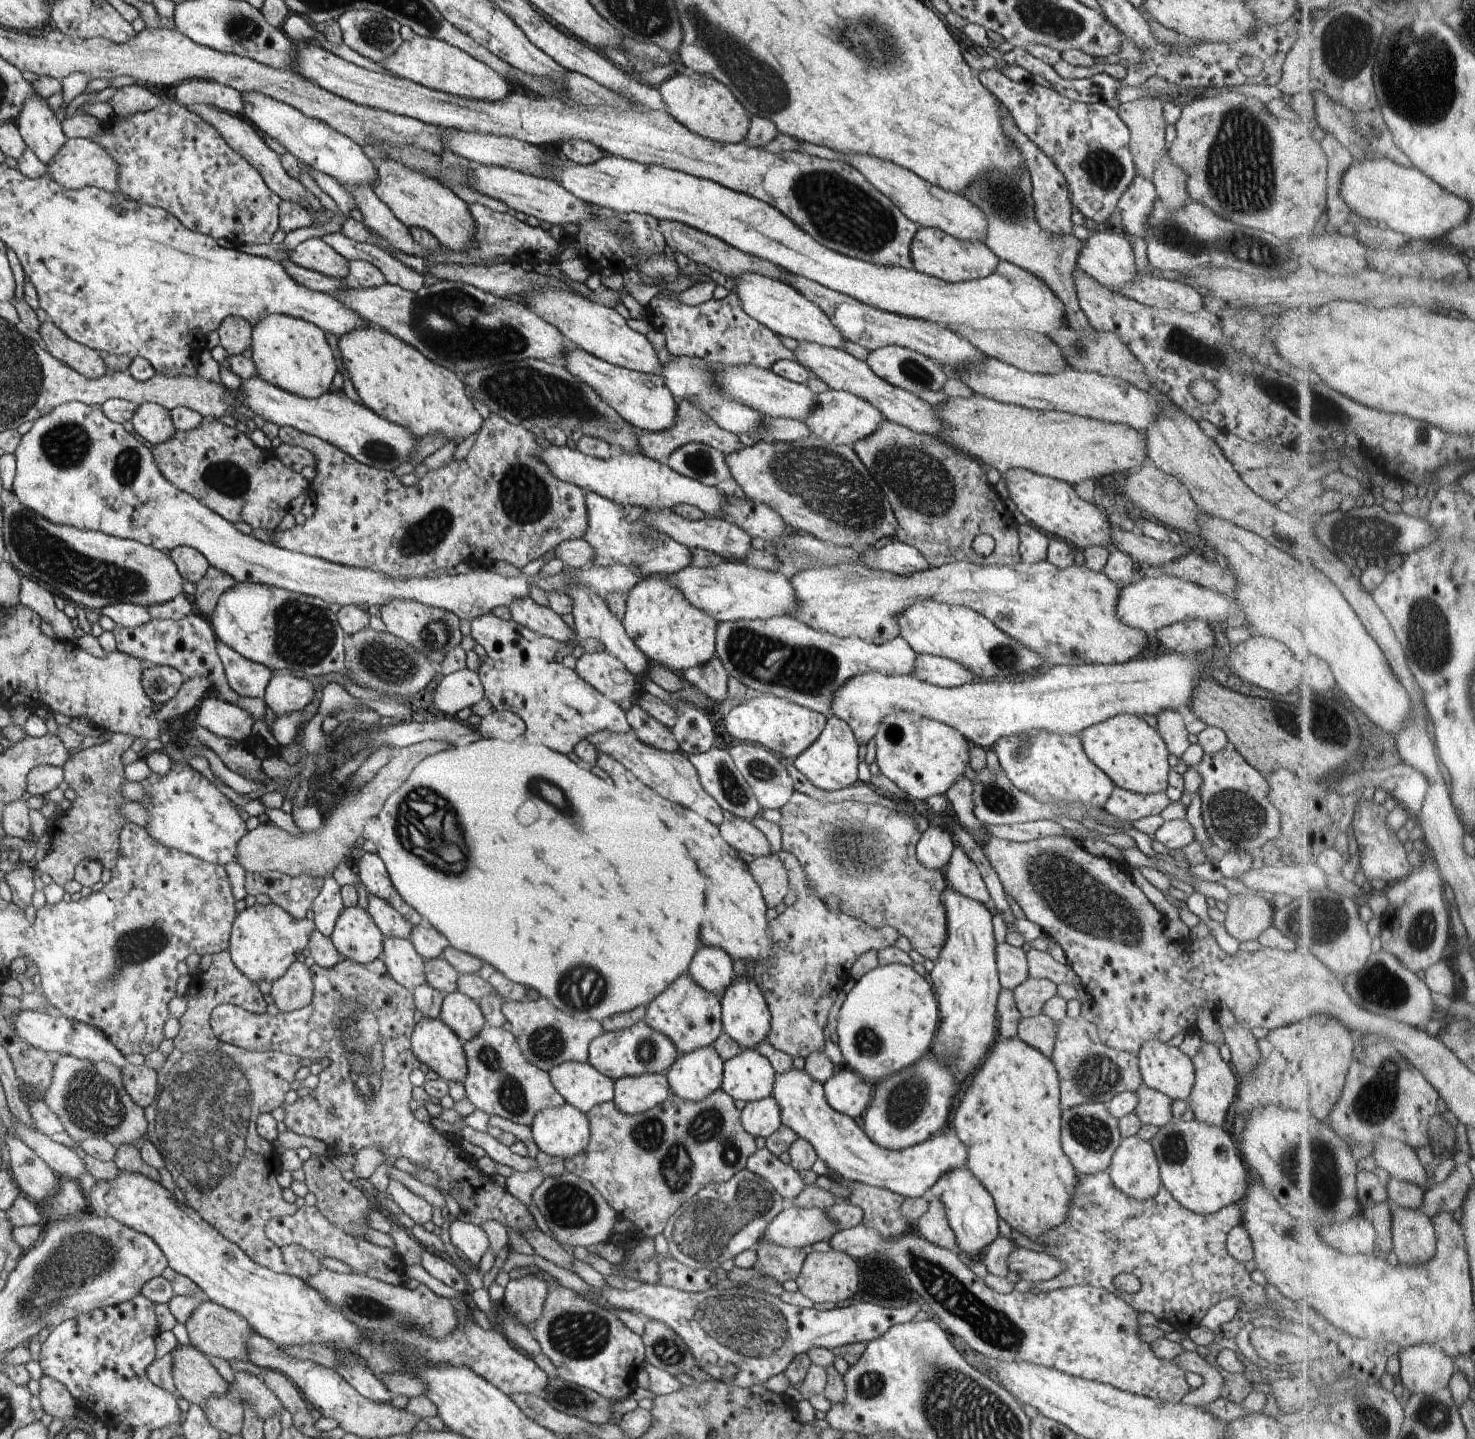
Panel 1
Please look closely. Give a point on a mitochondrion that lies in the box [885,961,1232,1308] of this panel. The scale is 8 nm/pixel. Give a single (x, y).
(1095, 1075)

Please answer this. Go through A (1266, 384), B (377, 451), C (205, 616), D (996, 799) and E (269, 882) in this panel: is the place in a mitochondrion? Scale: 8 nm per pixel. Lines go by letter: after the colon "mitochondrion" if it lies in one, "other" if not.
A: mitochondrion
B: mitochondrion
C: other
D: mitochondrion
E: other

